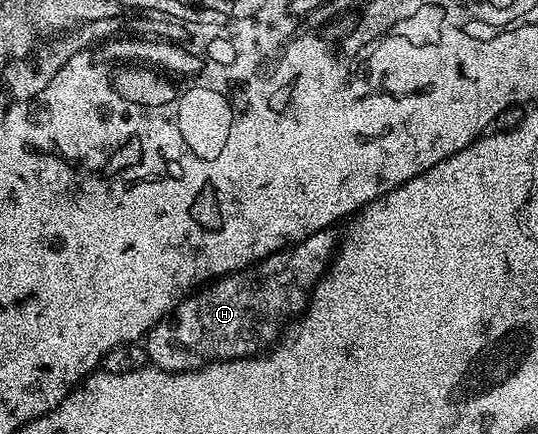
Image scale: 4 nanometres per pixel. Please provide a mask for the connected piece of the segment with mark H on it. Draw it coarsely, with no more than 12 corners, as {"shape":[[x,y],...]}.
{"shape":[[334,228],[201,287],[147,332],[185,374],[258,356],[308,301]]}

